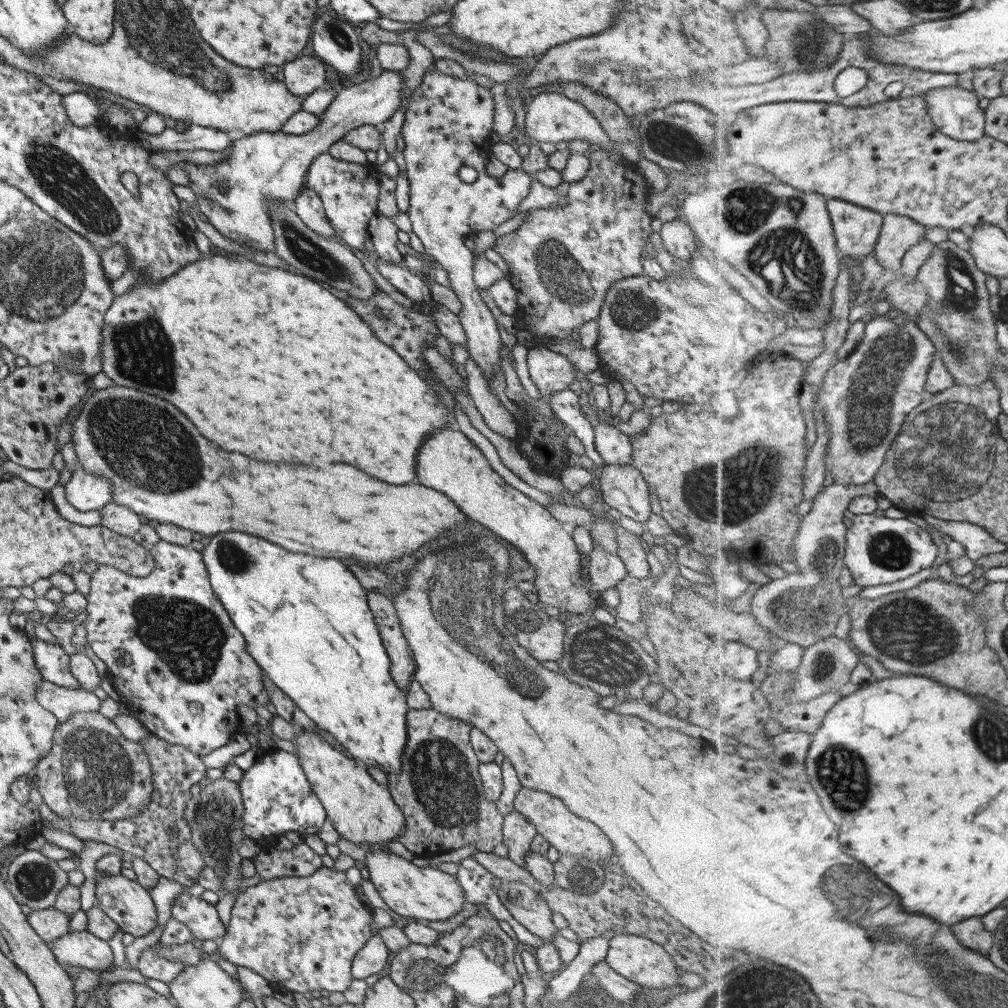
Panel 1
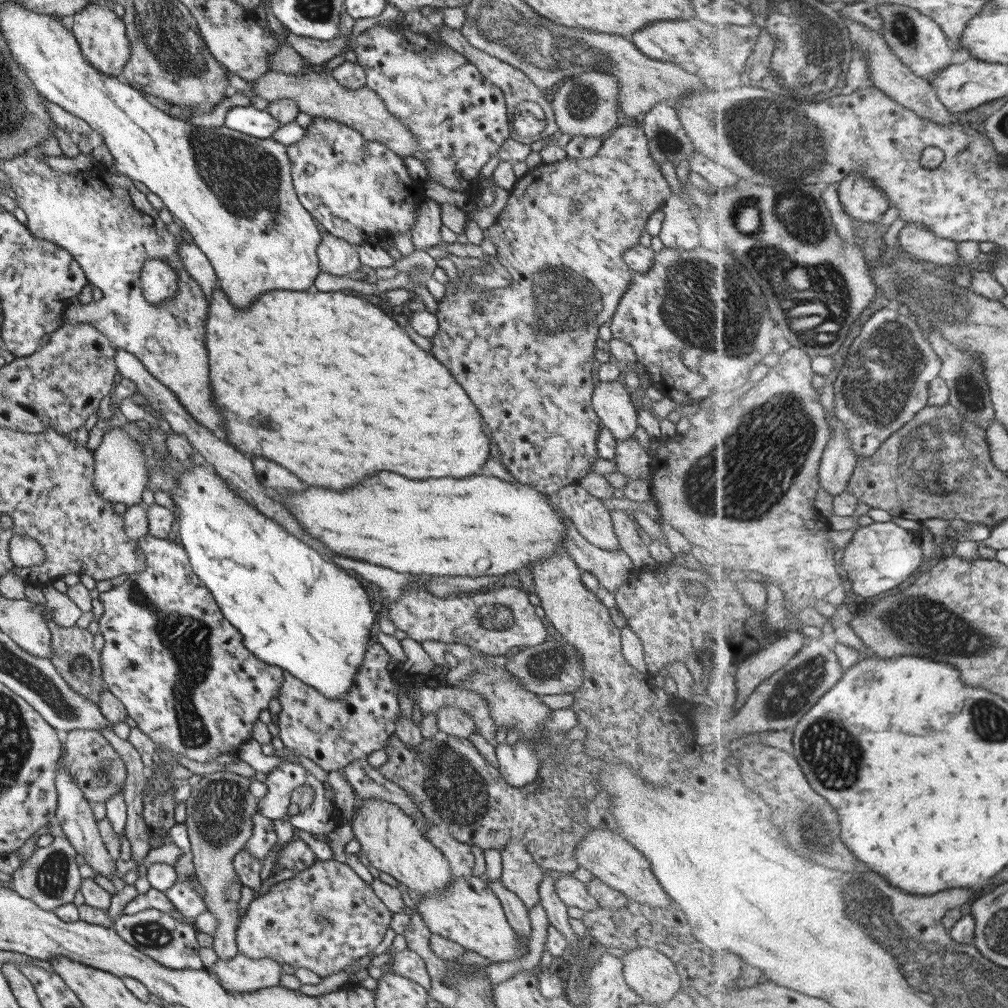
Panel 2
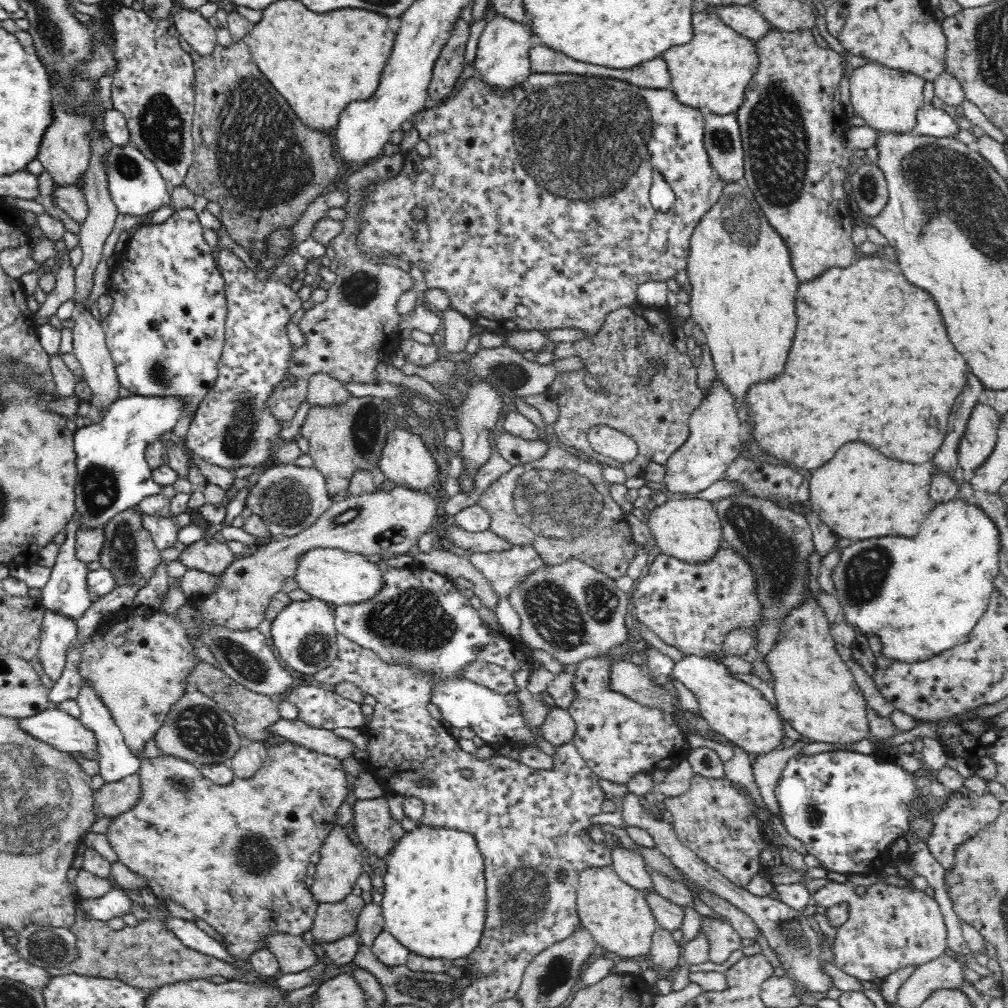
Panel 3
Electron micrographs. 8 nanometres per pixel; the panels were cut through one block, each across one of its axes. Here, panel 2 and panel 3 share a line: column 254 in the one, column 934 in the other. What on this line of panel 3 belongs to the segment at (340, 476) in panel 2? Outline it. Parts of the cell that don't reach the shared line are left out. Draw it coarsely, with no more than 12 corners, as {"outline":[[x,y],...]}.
{"outline":[[882,255],[798,288],[753,442],[924,464],[969,366]]}

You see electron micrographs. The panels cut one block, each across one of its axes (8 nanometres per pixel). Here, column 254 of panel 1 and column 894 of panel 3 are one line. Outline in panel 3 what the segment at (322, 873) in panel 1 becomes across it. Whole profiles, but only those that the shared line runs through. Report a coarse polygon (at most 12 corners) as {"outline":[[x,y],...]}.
{"outline":[[877,882],[828,883],[811,901],[848,905],[830,959],[860,982],[947,949],[938,901]]}

